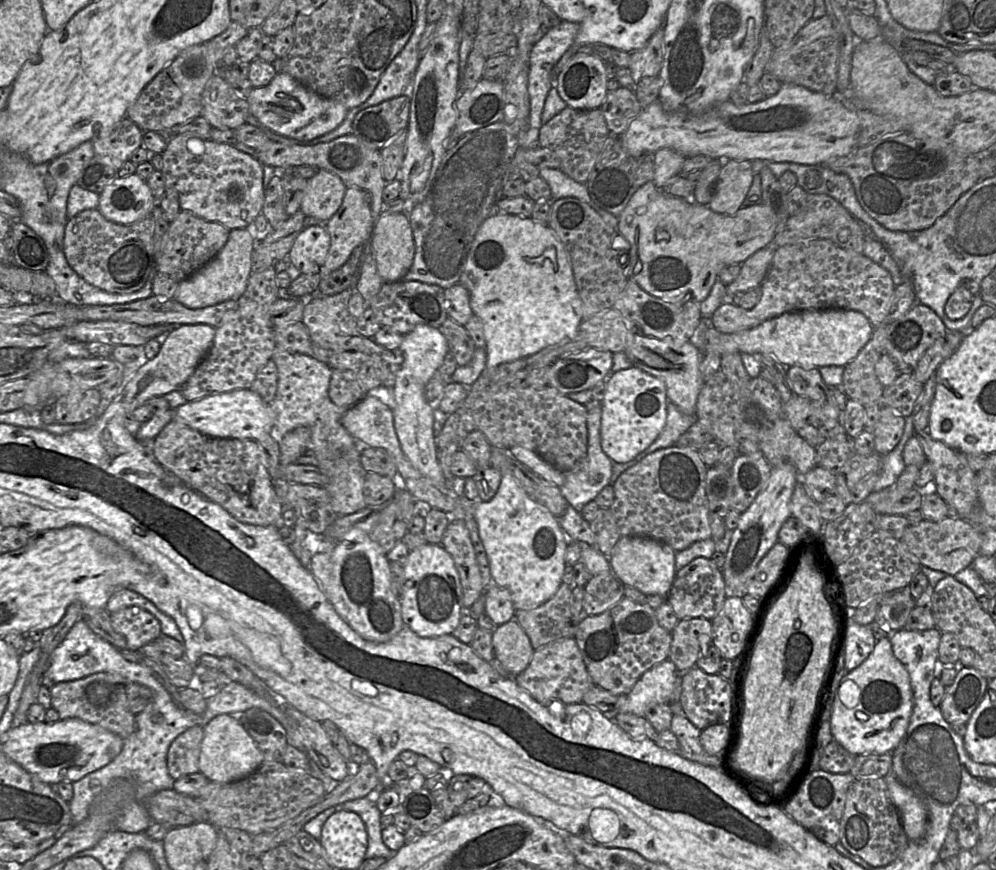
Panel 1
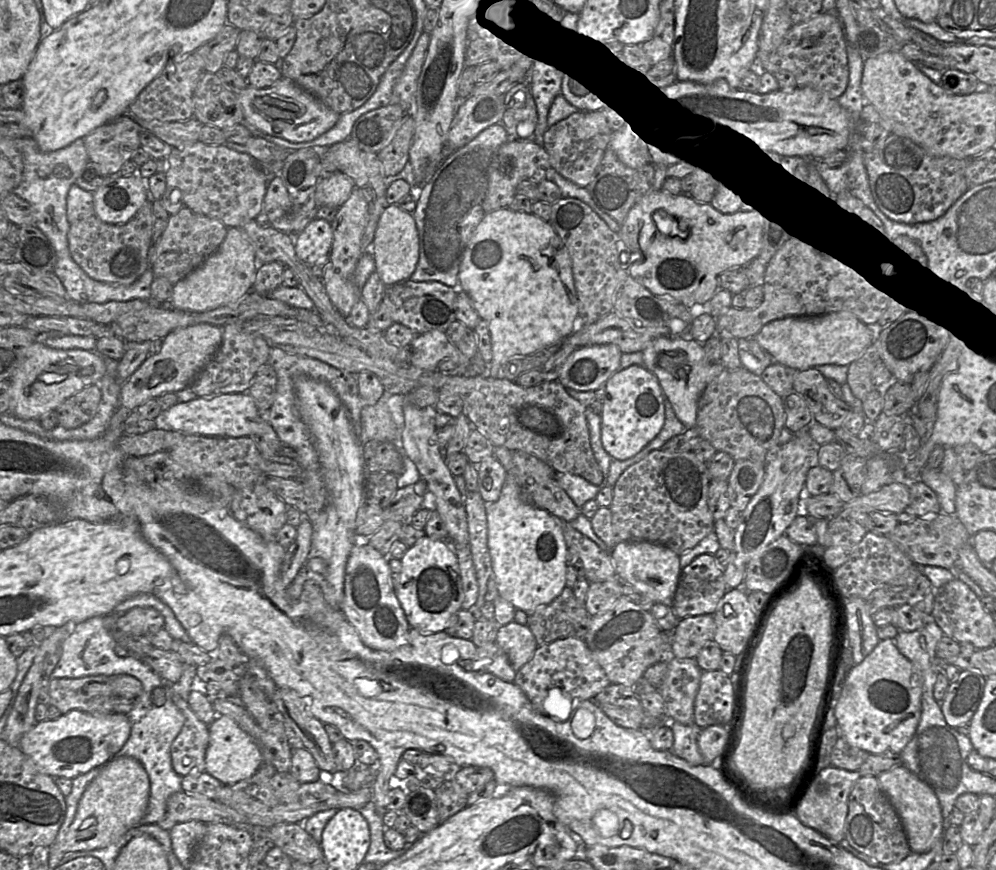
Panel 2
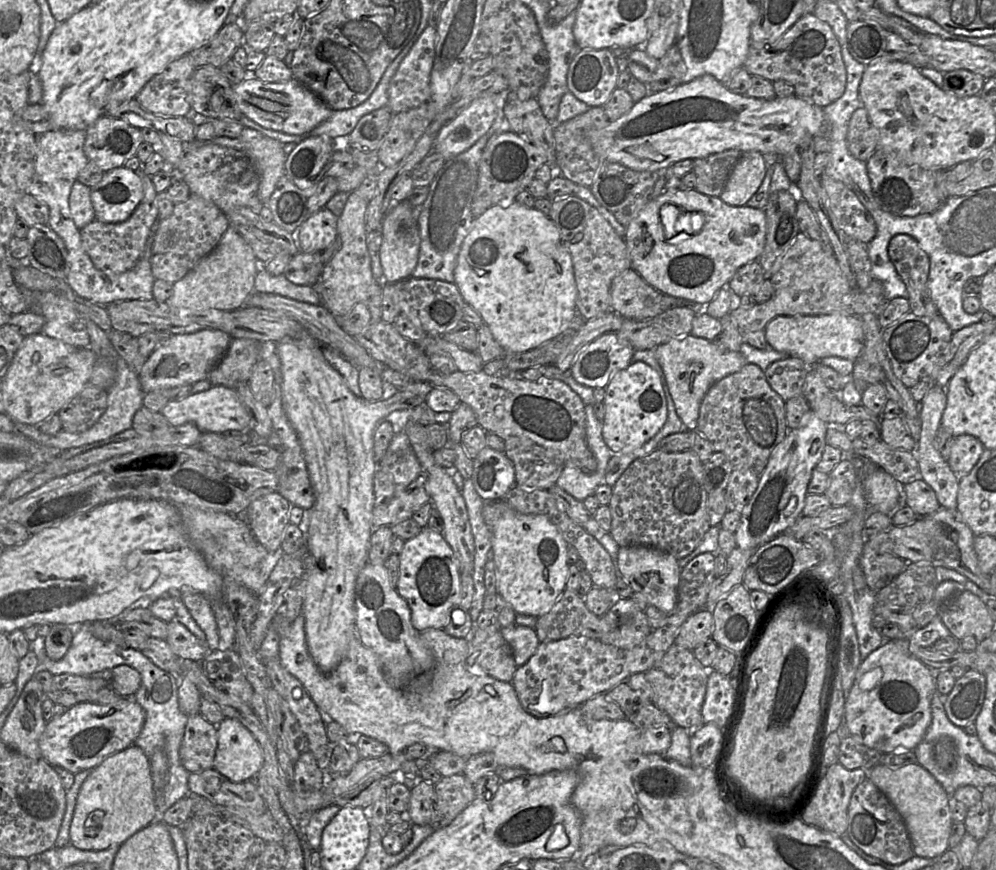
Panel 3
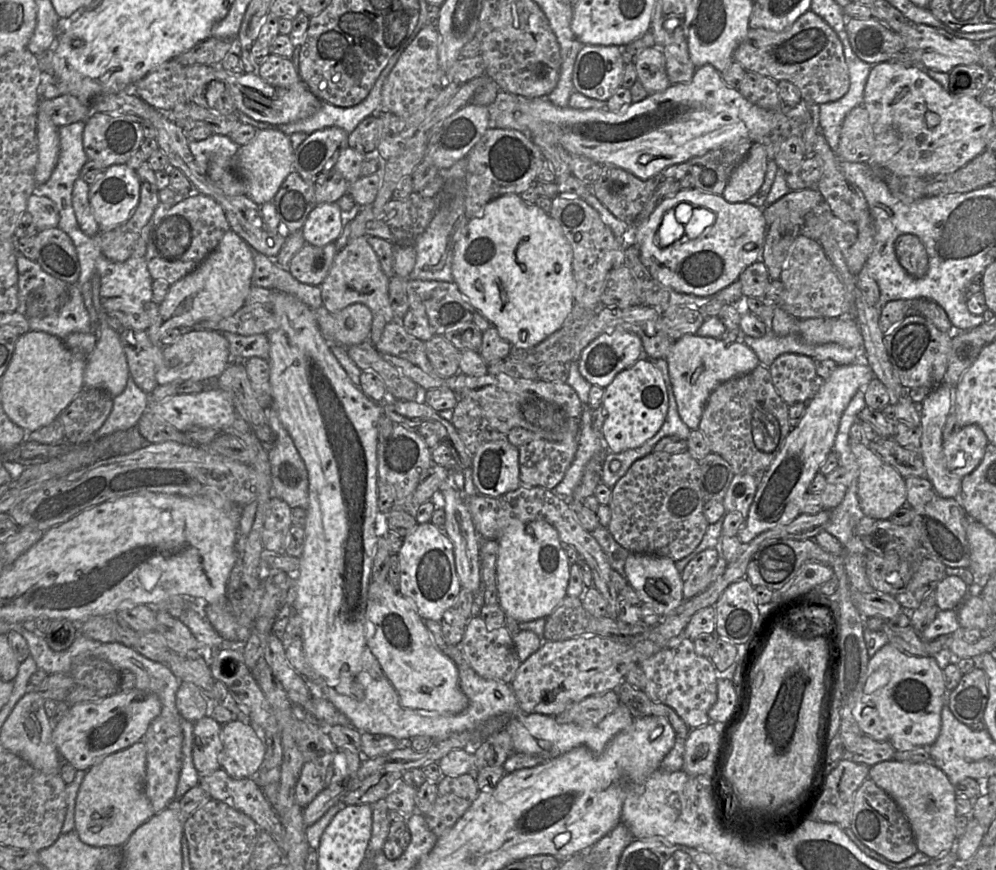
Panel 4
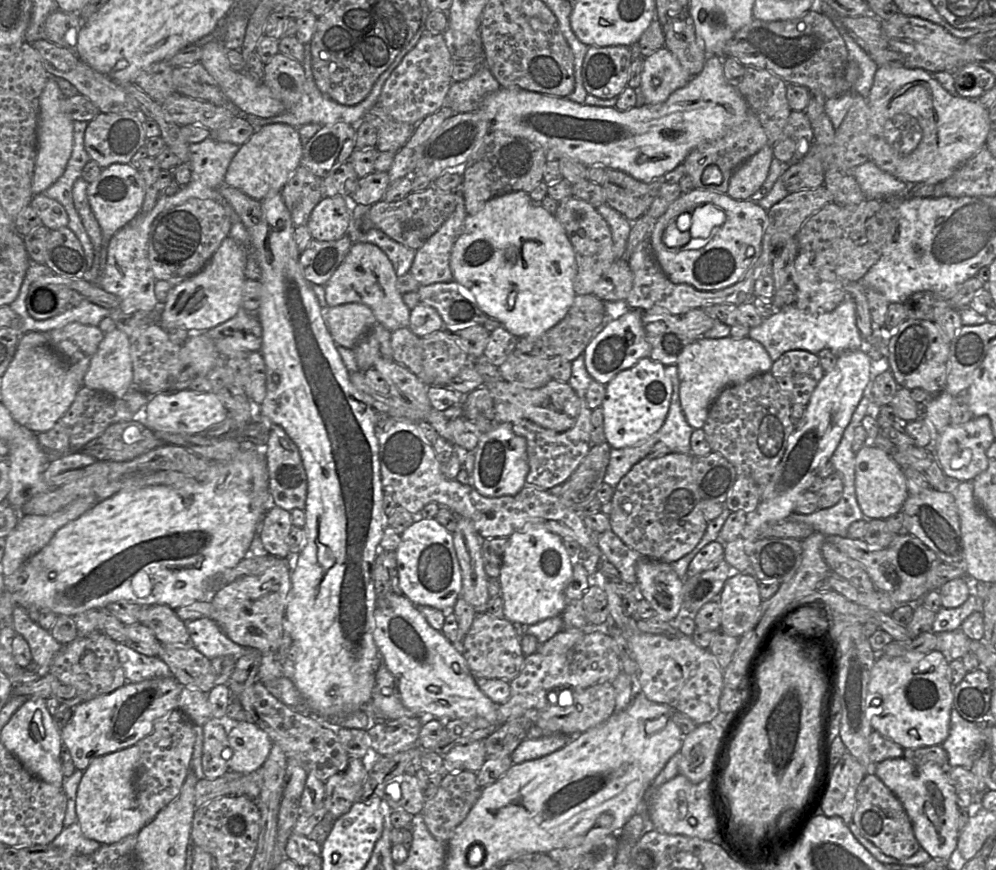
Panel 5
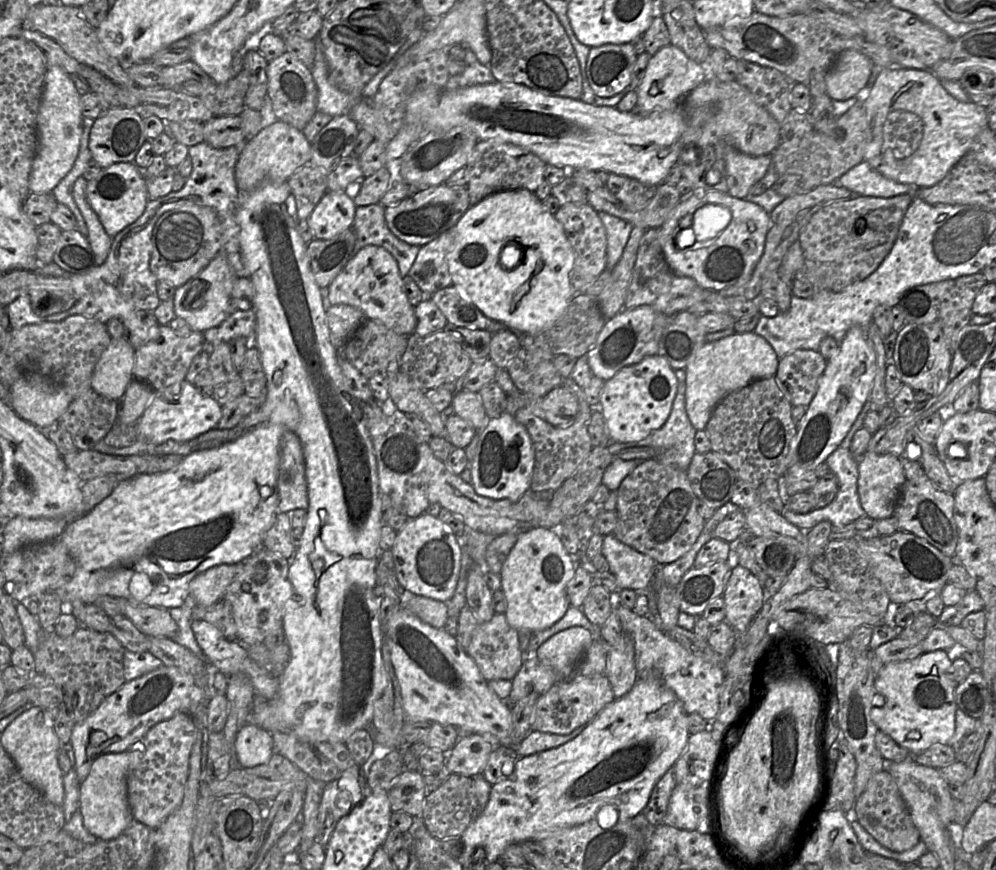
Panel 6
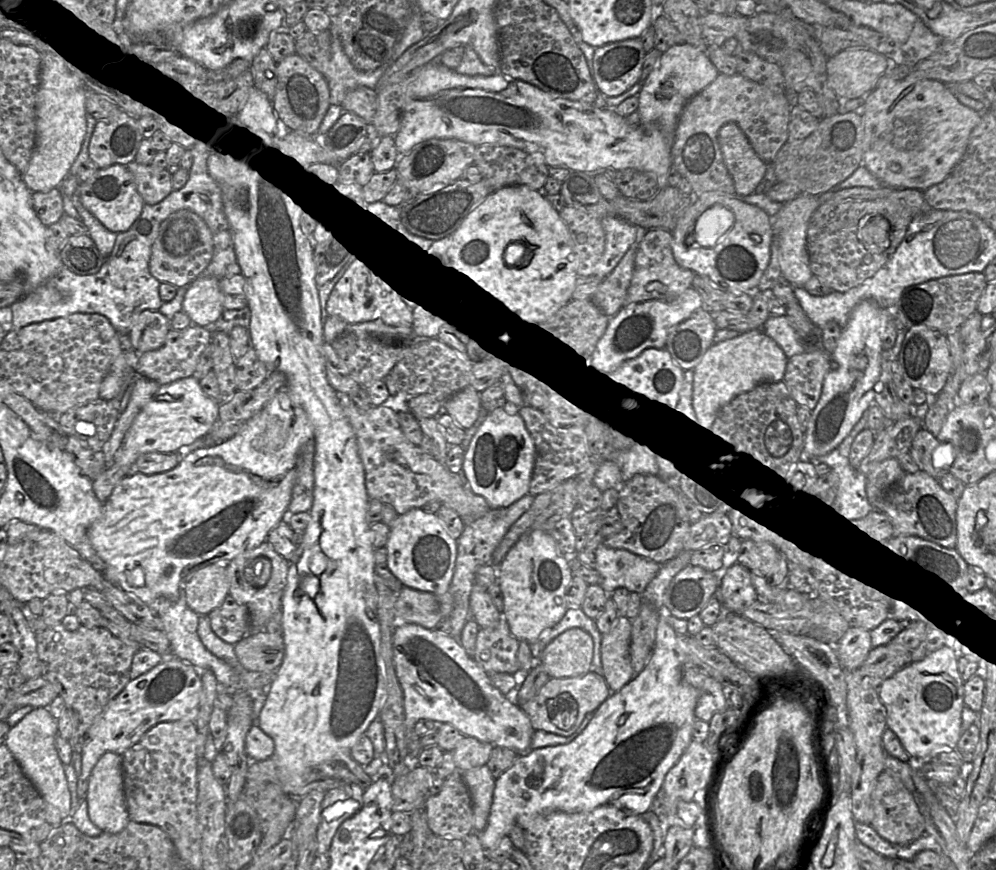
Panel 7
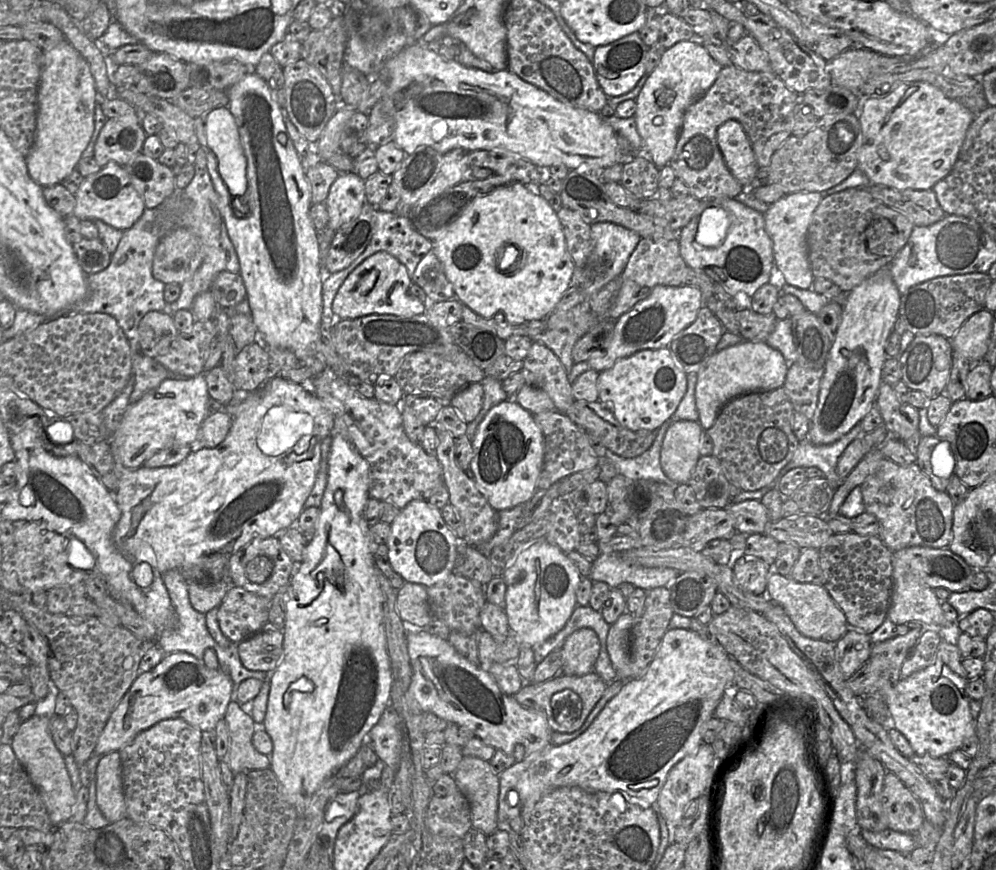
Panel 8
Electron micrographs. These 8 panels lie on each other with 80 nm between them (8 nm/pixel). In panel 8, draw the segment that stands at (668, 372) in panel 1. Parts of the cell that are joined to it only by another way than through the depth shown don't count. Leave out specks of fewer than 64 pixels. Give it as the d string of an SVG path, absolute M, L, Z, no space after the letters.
M743 340L737 345L716 351L696 373L695 402L699 424L710 429L720 410L733 398L750 392L762 392L783 386L788 364L783 355L766 342Z

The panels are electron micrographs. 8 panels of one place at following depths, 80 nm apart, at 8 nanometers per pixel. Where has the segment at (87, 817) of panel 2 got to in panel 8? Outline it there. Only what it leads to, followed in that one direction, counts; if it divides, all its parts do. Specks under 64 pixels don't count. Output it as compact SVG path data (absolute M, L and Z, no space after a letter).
M118 752L101 757L96 767L96 801L105 818L114 823L126 817L122 766Z

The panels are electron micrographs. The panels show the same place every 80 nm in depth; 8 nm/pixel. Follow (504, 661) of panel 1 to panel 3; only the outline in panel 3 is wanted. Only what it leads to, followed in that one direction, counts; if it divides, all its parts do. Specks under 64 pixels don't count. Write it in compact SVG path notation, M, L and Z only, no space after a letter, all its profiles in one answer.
M520 625L502 627L502 636L513 650L514 660L518 667L524 665L536 652L540 641L534 628Z

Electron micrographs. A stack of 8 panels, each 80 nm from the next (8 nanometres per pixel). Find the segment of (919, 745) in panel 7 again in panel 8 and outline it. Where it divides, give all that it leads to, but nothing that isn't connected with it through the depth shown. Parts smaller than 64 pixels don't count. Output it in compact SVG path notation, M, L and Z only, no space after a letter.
M957 624L941 627L941 642L935 662L900 680L887 697L894 728L906 737L916 755L947 758L952 752L959 750L965 740L976 734L967 695L969 680L957 647L960 633Z

